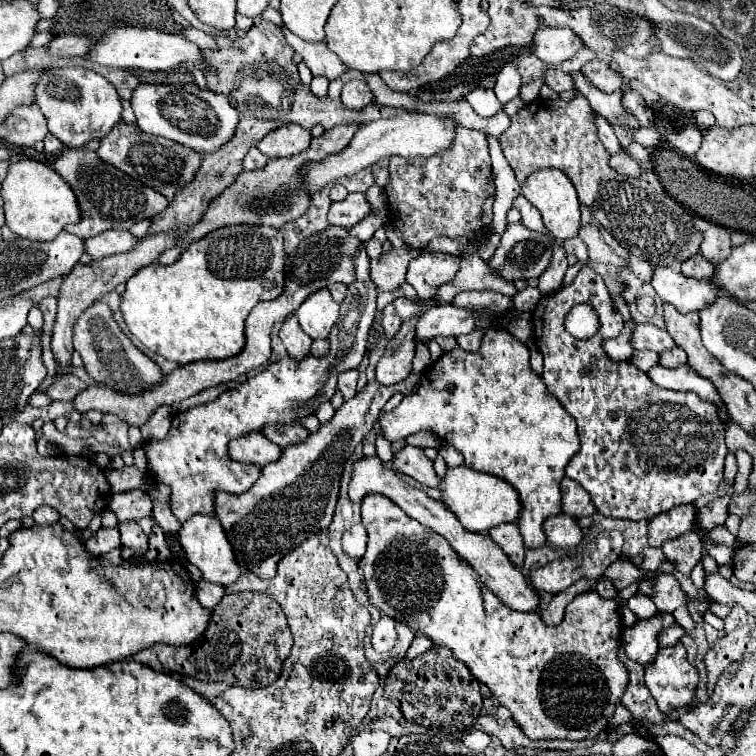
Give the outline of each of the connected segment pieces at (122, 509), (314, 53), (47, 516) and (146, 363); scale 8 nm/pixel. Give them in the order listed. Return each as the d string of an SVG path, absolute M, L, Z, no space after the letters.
M134 488L128 492L114 494L108 508L118 516L118 522L130 522L130 520L140 520L144 516L150 516L152 506L154 506L152 496L140 488Z
M284 30L286 40L290 42L290 46L302 56L302 60L306 62L306 66L310 68L312 76L326 76L328 80L332 80L332 76L328 72L346 72L348 68L340 62L338 56L334 56L326 44L322 42L306 42L302 38L298 38L296 34L292 34L290 30Z
M40 506L38 512L32 514L32 518L34 518L36 524L42 524L42 526L44 526L44 524L54 524L54 522L58 522L58 520L60 520L60 514L54 512L52 506Z
M104 302L90 304L80 314L80 318L76 320L76 324L72 328L72 332L74 332L74 336L72 336L74 350L82 356L86 372L90 374L90 378L94 382L114 386L120 392L138 394L140 390L146 390L146 386L152 386L154 382L158 382L164 374L158 368L158 364L154 364L146 354L142 354L132 344L132 340L116 324L114 316L112 316L112 320L108 316L112 316L112 310L110 310L108 304L104 304Z

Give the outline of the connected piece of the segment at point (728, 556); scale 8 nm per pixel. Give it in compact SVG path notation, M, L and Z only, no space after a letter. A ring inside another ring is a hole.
M706 544L706 552L708 552L718 564L728 564L728 566L732 566L732 554L734 554L734 548L730 548L730 546Z

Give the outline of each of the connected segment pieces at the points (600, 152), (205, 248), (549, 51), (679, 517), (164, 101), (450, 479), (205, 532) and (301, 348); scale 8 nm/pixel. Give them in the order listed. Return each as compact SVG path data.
M580 94L572 100L536 98L512 116L510 128L498 140L520 184L534 170L562 170L576 186L580 204L586 204L592 216L632 256L654 262L656 266L676 266L700 252L700 232L674 198L666 196L660 186L652 186L646 178L620 178L608 166L610 156L598 140L590 104Z
M224 226L206 238L192 242L174 264L150 264L138 270L122 294L122 314L130 332L150 350L176 364L196 360L226 360L242 352L246 344L244 322L250 310L264 300L274 300L284 290L284 238L270 226Z
M540 28L532 40L534 54L546 64L560 64L580 48L584 44L570 28Z
M674 506L666 514L658 514L648 524L648 544L660 548L666 540L674 540L684 532L696 532L696 508Z
M140 84L132 92L130 104L142 132L170 138L204 154L224 146L234 136L238 124L238 112L224 94L200 90L196 84Z
M458 466L458 468L448 468L442 482L444 482L444 488L442 488L440 502L444 502L444 506L460 520L460 524L466 530L482 534L504 522L518 520L518 512L520 512L518 492L498 476L476 472L476 470L470 470L468 466Z
M194 514L194 518L190 518L182 524L178 536L180 536L182 548L186 550L188 562L192 562L194 566L198 566L202 570L202 580L208 580L214 584L224 584L224 586L230 586L232 582L238 580L240 568L236 564L232 546L228 542L218 518L206 516L206 514Z
M288 316L280 328L280 338L288 350L288 354L296 360L308 356L310 352L310 344L312 344L312 338L306 336L306 332L298 326L298 318L296 316Z

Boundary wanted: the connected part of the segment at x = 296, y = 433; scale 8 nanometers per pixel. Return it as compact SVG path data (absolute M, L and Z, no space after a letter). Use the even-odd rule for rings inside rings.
M290 422L290 424L278 424L278 426L264 426L262 434L278 446L288 446L298 440L302 442L308 436L308 430L302 428L298 422Z

